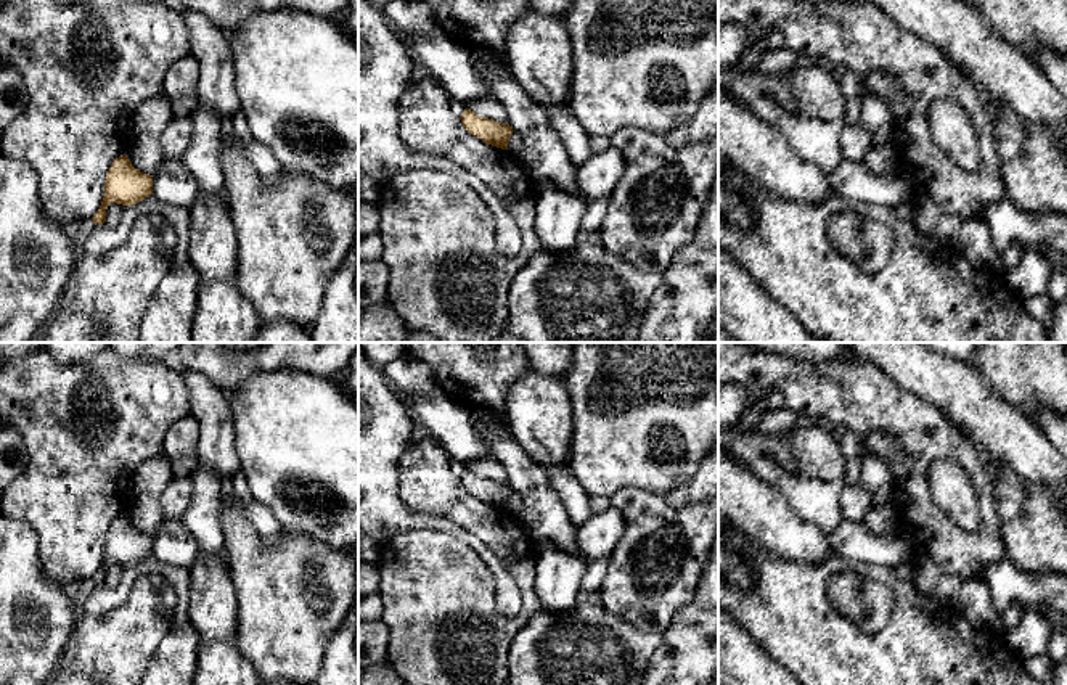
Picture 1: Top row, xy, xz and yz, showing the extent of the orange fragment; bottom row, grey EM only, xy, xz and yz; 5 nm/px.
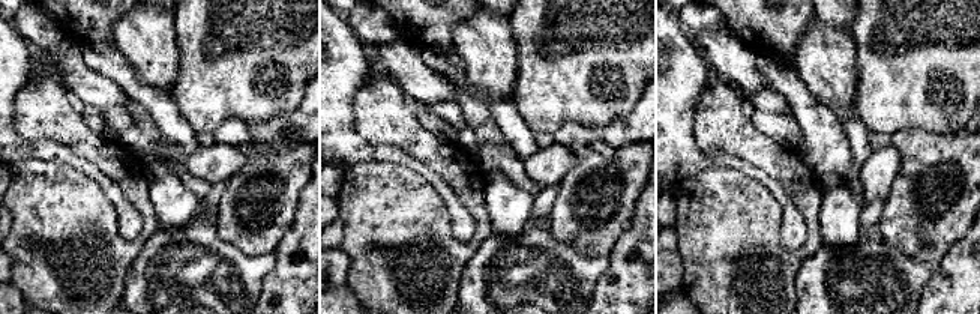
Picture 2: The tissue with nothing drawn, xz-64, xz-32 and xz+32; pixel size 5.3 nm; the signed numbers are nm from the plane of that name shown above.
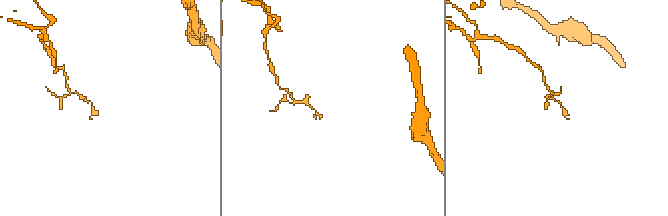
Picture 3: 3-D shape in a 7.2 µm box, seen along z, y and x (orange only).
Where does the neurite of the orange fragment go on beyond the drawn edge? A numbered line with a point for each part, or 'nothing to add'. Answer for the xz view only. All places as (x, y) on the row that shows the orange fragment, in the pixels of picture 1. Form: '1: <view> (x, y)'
nothing to add

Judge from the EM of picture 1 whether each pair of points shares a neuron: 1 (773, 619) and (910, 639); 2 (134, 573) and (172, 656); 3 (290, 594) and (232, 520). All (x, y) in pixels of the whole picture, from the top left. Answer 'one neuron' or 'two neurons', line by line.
1: one neuron
2: one neuron
3: one neuron

